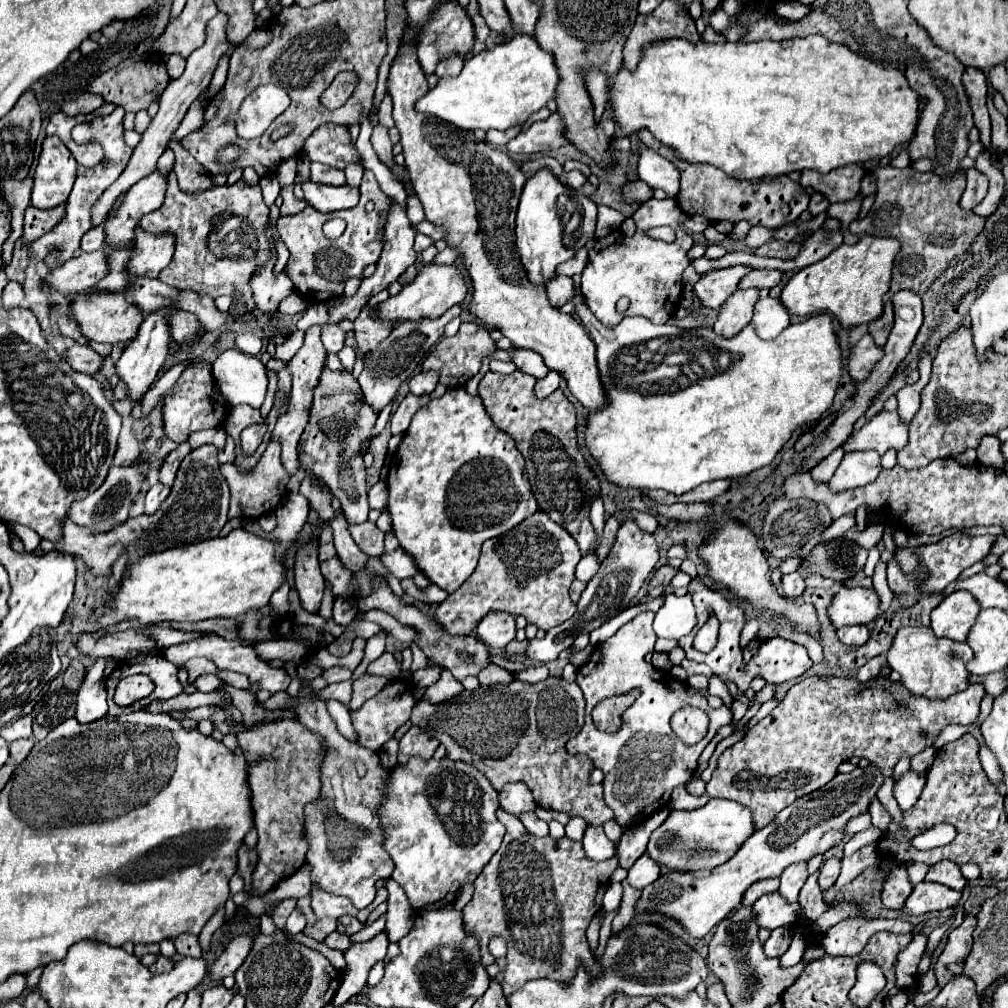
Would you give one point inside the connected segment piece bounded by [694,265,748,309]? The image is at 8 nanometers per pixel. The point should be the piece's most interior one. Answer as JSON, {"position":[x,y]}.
{"position":[713,289]}

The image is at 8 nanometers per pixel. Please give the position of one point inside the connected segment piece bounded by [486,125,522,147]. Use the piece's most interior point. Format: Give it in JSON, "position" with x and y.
{"position":[497,138]}

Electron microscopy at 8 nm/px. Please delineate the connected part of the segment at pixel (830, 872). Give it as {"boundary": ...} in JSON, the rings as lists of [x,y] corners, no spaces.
{"boundary":[[[836,857],[826,859],[826,863],[820,869],[818,883],[820,885],[834,885],[836,879],[838,879],[838,871],[840,871],[840,859],[836,859]]]}

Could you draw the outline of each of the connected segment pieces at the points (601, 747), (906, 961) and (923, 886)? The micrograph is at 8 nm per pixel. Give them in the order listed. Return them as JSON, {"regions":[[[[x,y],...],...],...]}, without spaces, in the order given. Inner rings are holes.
{"regions":[[[[652,611],[638,613],[632,621],[622,625],[612,637],[600,643],[586,665],[578,667],[576,683],[582,687],[586,697],[586,723],[580,729],[580,733],[572,737],[566,745],[568,753],[584,753],[594,761],[594,767],[604,771],[604,801],[608,803],[608,807],[612,807],[616,815],[614,819],[622,827],[638,825],[646,821],[654,811],[668,807],[672,791],[678,785],[684,785],[694,775],[698,757],[704,751],[704,747],[712,741],[720,727],[732,721],[732,711],[726,705],[710,709],[704,695],[690,695],[686,691],[686,683],[668,677],[668,673],[658,671],[656,667],[644,661],[644,655],[653,652],[658,639],[652,629],[652,621]],[[632,689],[640,689],[640,697],[624,713],[622,727],[616,733],[598,731],[590,717],[594,705],[608,697],[624,695]],[[688,705],[706,709],[710,717],[708,735],[692,747],[684,745],[670,727],[670,717],[678,709]]],[[[914,935],[912,943],[898,955],[894,965],[896,975],[896,987],[898,989],[914,989],[918,985],[918,963],[926,951],[928,937],[926,935]]],[[[922,881],[914,887],[912,895],[906,899],[902,913],[904,915],[924,915],[930,911],[942,911],[948,907],[956,907],[962,893],[940,883]]]]}

